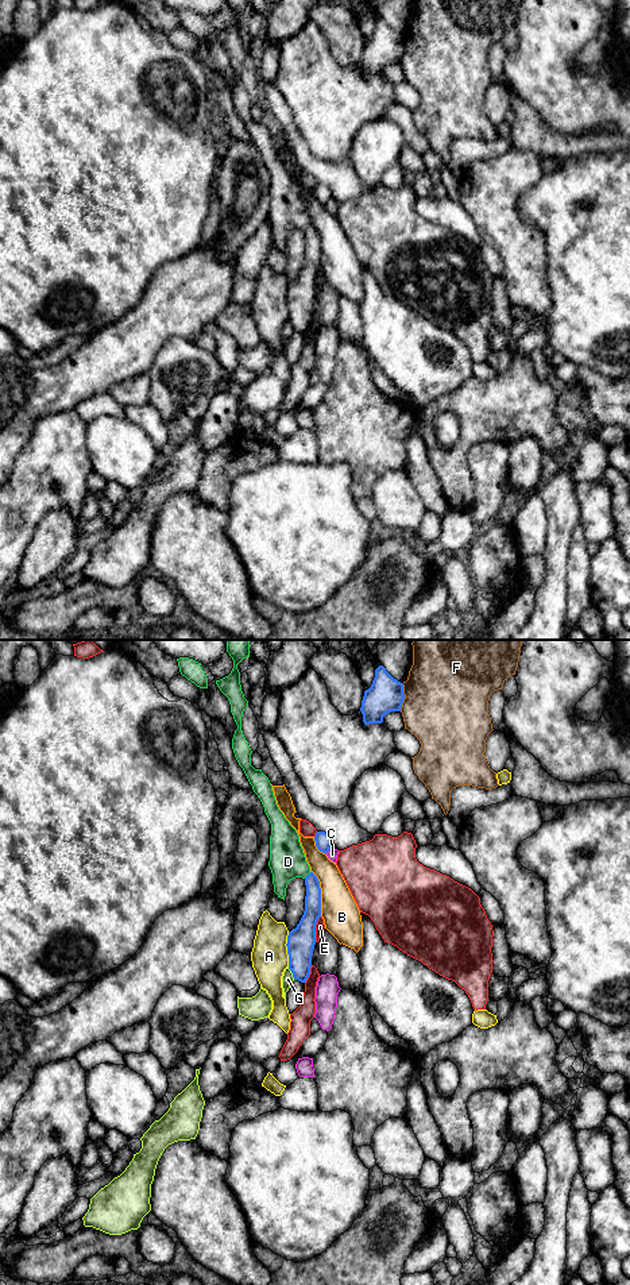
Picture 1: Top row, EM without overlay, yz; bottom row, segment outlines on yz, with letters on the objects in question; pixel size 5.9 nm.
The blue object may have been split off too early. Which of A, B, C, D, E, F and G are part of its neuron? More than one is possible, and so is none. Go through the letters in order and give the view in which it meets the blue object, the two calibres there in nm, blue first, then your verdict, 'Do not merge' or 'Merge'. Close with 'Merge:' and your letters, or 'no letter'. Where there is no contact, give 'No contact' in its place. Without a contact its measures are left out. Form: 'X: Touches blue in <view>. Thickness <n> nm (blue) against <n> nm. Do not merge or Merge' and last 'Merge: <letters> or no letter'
A: Touches blue in yz. Thickness 170 nm (blue) against 220 nm. Do not merge
B: Touches blue in yz. Thickness 130 nm (blue) against 220 nm. Do not merge
C: Touches blue in yz. Thickness 100 nm (blue) against 60 nm. Do not merge
D: Touches blue in yz. Thickness 100 nm (blue) against 220 nm. Do not merge
E: Touches blue in yz. Thickness 170 nm (blue) against 60 nm. Do not merge
F: Touches blue in yz. Thickness 200 nm (blue) against 500 nm. Do not merge
G: Touches blue in yz. Thickness 170 nm (blue) against 70 nm. Do not merge
Merge: no letter

